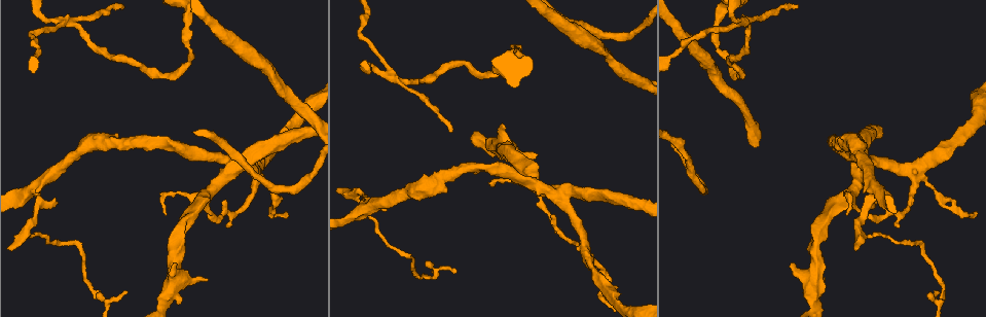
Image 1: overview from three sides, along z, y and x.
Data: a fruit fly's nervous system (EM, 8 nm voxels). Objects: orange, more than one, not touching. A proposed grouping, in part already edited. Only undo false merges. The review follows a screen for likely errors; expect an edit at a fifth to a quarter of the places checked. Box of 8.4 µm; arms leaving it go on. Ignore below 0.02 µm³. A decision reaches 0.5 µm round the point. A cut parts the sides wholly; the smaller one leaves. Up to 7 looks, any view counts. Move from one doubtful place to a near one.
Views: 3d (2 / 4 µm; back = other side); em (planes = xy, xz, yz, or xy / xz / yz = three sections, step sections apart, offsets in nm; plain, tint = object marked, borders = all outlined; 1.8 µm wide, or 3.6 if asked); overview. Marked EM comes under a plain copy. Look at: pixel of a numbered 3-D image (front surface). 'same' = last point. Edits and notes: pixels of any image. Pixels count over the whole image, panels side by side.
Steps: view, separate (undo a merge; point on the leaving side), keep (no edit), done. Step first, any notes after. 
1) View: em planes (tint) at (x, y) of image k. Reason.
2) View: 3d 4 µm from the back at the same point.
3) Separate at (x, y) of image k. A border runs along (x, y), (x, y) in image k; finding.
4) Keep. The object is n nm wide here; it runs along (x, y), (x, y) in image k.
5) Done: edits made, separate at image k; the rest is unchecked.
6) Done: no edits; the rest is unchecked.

View: em planes (tint) at (367, 205) of image 1.

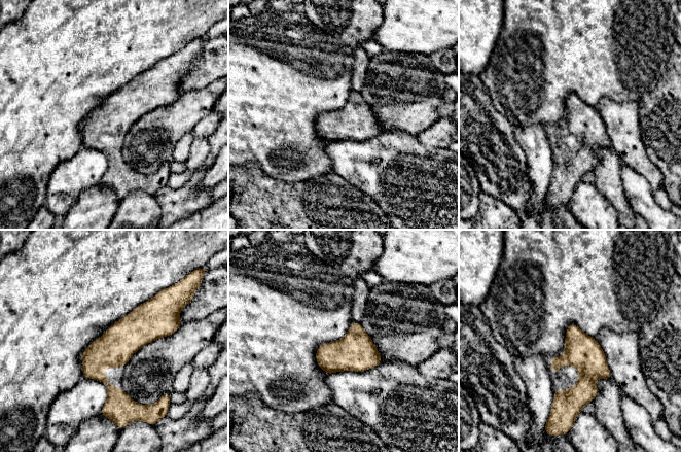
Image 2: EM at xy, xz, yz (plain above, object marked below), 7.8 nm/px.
Keep. The object is 280 nm wide here; all the same neuron.

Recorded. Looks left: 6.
View: em xy step 8 (tint) at (559, 230) of image 1. Touches itself.

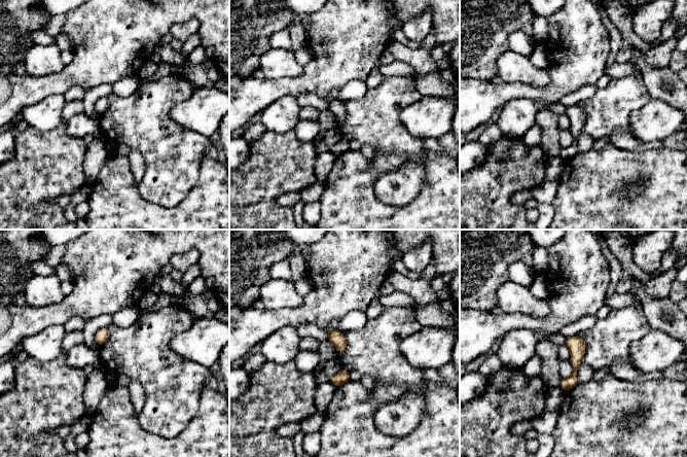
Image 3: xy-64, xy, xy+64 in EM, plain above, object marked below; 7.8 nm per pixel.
View: em planes (tint) at the same point. Cut it another way.

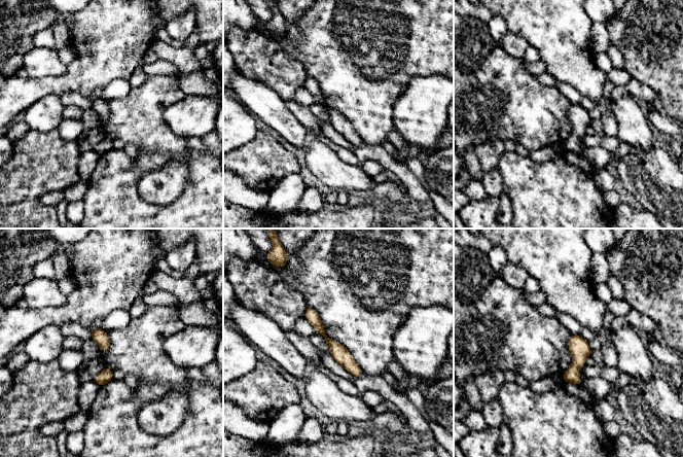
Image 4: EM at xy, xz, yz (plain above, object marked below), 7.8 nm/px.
Keep. It runs along (309, 310), (323, 335), (357, 374) in image 4; all the same neuron.

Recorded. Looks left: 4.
View: em planes (tint) at (65, 22) of image 1. Arms part here.

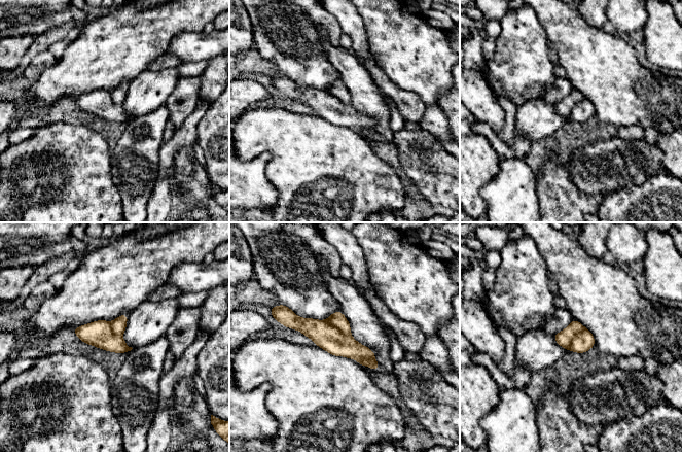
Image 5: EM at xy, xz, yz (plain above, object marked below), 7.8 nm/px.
Separate at (583, 341) of image 5. A border runs along (585, 328), (572, 338), (569, 349) in image 5; a second neuron is stuck on.

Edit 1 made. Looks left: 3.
Done: edits made, separate at image 5; the rest is unchecked.

